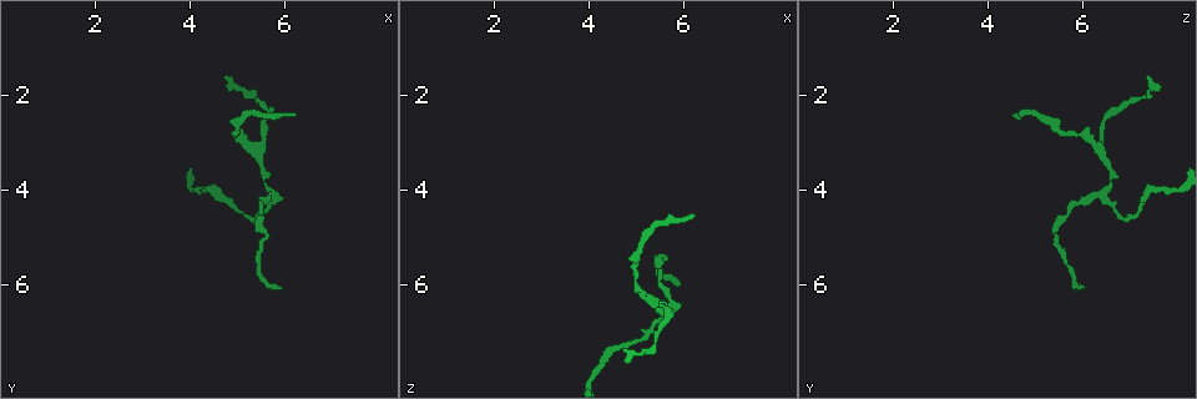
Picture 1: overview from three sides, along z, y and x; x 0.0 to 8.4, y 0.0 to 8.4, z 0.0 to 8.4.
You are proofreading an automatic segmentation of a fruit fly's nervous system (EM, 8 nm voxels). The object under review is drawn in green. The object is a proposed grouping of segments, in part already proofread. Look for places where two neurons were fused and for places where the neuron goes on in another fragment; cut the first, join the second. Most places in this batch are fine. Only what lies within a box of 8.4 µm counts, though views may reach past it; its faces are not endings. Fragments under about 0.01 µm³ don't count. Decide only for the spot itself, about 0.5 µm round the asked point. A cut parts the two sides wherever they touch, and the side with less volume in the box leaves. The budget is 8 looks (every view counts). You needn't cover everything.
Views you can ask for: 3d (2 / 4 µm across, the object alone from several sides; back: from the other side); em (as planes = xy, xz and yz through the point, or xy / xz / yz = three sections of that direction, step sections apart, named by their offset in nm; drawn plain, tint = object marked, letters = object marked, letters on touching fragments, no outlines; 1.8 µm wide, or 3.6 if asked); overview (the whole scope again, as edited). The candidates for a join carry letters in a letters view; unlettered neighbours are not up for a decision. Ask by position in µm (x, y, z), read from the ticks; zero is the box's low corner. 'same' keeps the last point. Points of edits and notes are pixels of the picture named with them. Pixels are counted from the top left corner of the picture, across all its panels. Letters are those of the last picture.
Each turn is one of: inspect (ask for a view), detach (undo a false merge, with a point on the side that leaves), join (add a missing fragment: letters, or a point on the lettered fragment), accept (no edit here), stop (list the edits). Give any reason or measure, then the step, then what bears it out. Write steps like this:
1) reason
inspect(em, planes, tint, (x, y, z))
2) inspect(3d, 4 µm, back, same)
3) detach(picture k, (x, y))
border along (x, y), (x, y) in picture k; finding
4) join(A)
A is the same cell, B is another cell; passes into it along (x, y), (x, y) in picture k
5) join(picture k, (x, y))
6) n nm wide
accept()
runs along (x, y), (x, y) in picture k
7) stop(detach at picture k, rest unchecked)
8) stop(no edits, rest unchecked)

thin end
inspect(em, xz, step 8, letters, (4.75, 1.55, 7.40))

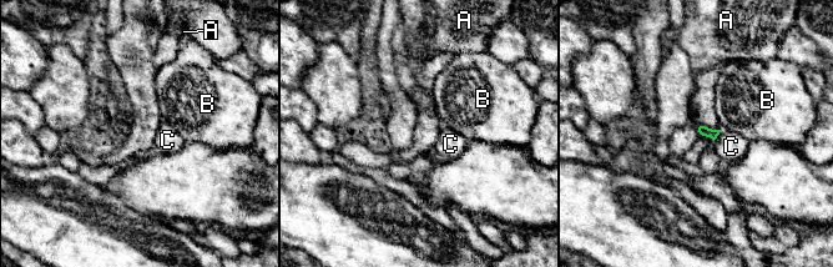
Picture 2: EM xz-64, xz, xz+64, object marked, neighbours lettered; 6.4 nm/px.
inspect(em, planes, letters, same)

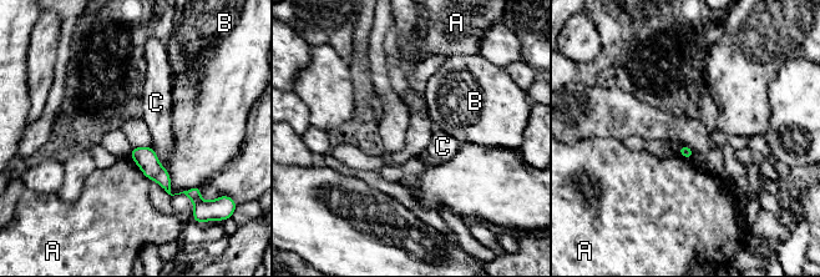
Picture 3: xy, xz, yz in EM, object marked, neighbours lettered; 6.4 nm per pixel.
accept()
A, B and C are other cells; border along (132, 160), (148, 179) in picture 3; none of them fits

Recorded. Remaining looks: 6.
tapers out
inspect(em, xy, step 16, tint, (6.20, 2.40, 4.50))

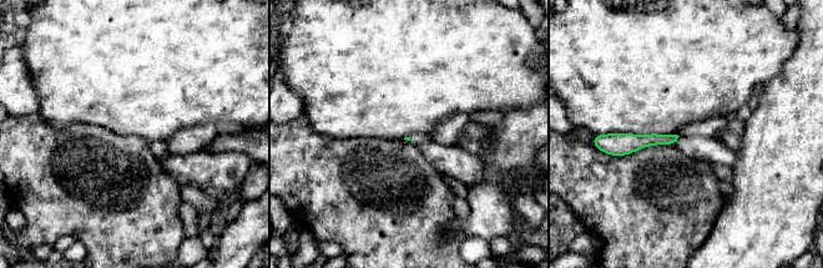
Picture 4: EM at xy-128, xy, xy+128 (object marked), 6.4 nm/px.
another direction
inspect(em, planes, letters, same)

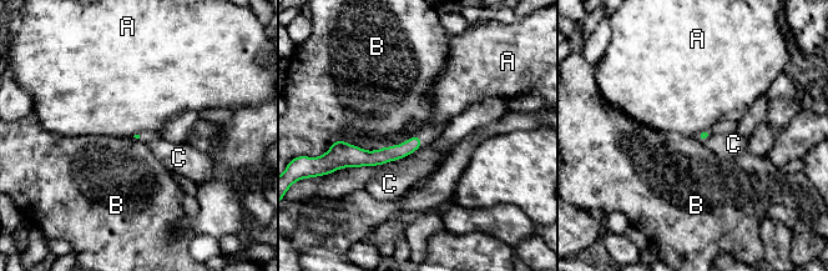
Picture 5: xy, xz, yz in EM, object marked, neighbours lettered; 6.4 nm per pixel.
A touches over 550 nm
accept()
A, B and C are other cells; no lettered fragment goes on from it

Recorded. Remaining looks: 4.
thin end
inspect(em, planes, letters, (5.85, 6.05, 5.95))

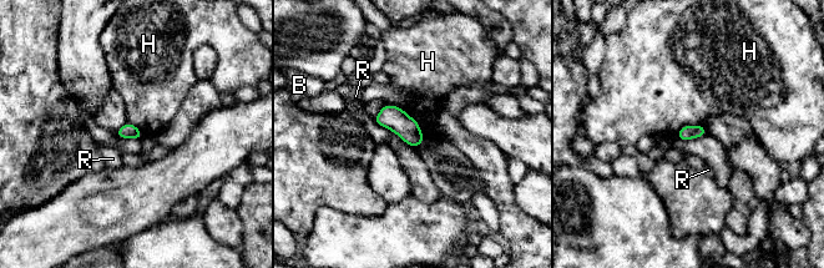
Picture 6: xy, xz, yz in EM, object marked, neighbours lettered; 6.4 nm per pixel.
accept()
B, H and R are other cells; border along (402, 109), (418, 124), (425, 138) in picture 6; no lettered fragment goes on from it

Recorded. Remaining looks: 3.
stop(no edits, rest unchecked)

